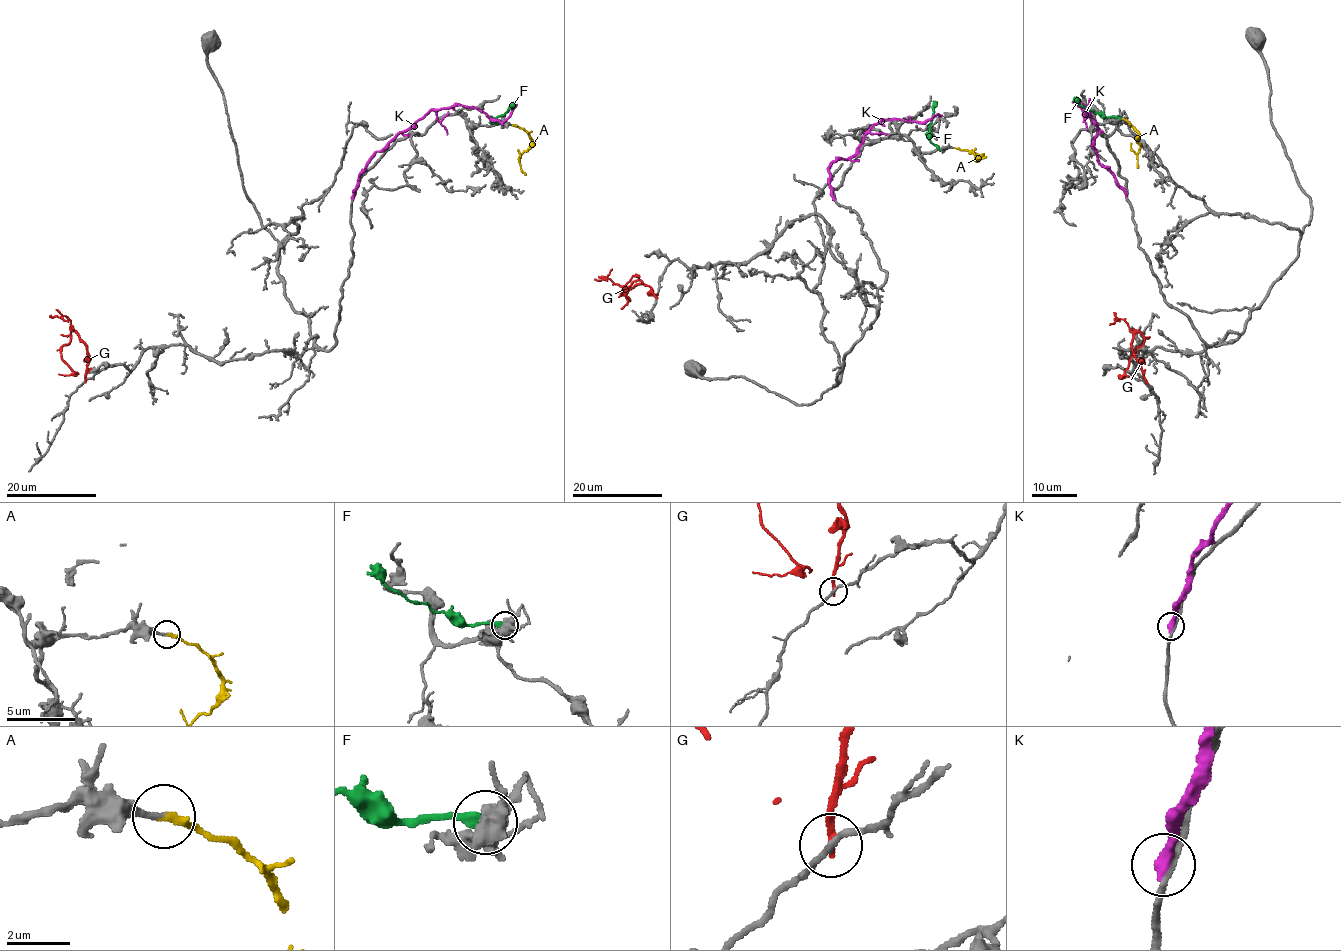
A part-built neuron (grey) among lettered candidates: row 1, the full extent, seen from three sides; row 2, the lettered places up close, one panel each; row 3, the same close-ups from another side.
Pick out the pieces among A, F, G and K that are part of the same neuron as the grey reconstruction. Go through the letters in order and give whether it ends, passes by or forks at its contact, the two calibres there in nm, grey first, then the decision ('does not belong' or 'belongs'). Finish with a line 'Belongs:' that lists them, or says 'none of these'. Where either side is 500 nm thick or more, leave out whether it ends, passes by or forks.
A: it ends; calibres 170 and 200 nm; belongs
F: it ends; calibres 240 and 400 nm; does not belong
G: it ends; calibres 190 and 240 nm; does not belong
K: it ends; calibres 240 and 340 nm; does not belong
Belongs: A

